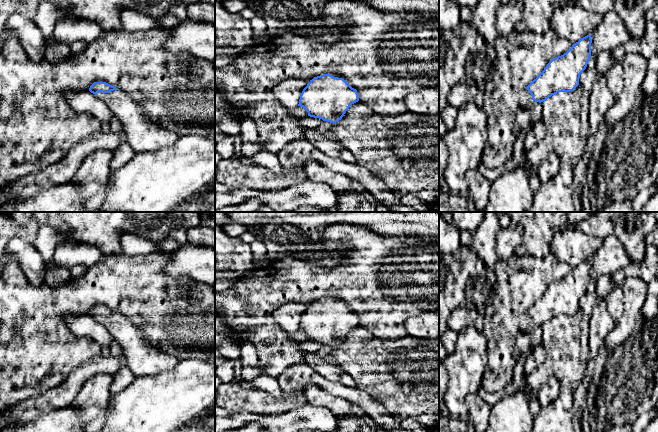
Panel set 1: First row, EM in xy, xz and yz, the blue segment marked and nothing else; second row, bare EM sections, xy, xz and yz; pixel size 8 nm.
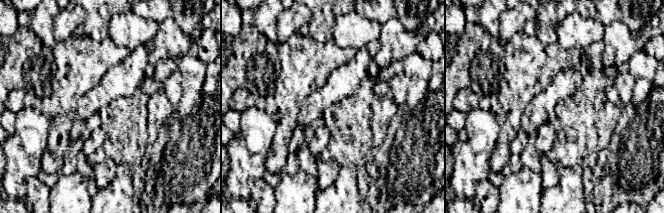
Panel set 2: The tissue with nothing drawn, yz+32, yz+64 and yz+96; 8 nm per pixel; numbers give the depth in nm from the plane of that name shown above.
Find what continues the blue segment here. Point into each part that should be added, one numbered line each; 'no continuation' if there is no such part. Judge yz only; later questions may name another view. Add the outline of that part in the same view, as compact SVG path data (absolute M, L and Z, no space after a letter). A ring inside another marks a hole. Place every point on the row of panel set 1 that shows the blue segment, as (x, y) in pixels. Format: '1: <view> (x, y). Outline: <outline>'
1: yz (526, 102). Outline: M525 88L519 94L520 109L532 109L535 101L532 99L530 92Z

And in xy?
1: xy (144, 134). Outline: M114 90L96 94L119 119L126 141L135 153L156 152L174 145L179 139L175 132L163 128L151 118L144 106L129 95Z

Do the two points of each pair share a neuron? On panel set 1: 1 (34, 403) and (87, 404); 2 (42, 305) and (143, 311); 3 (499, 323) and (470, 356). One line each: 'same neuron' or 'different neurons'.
1: different neurons
2: same neuron
3: different neurons

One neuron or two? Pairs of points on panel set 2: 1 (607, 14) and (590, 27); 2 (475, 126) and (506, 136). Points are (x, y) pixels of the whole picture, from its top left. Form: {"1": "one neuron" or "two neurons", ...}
{"1": "two neurons", "2": "two neurons"}

